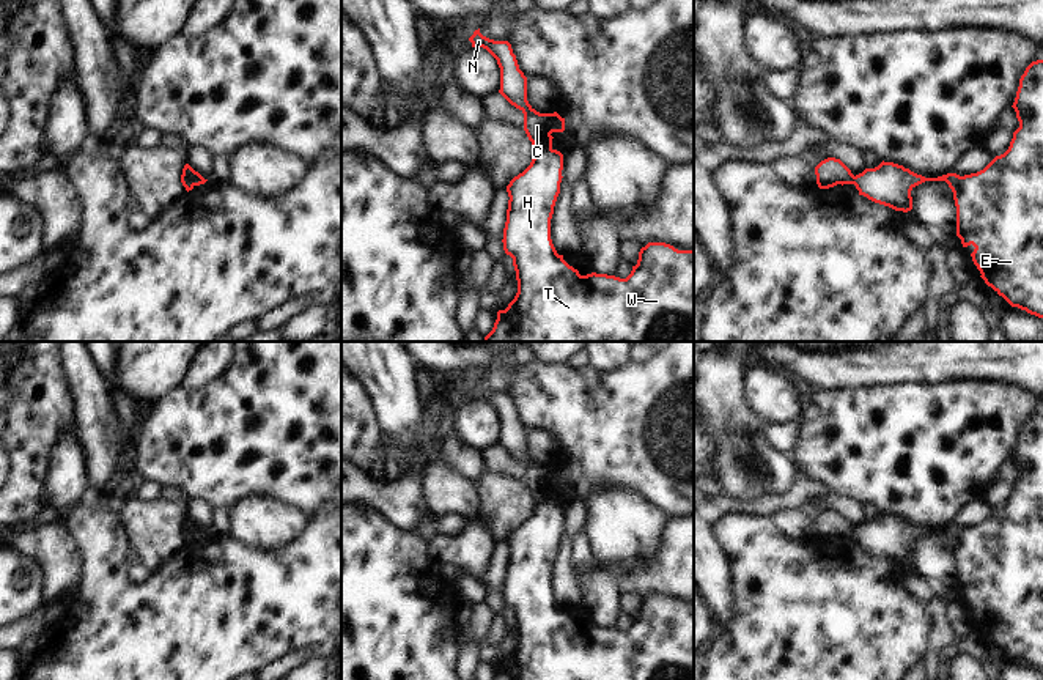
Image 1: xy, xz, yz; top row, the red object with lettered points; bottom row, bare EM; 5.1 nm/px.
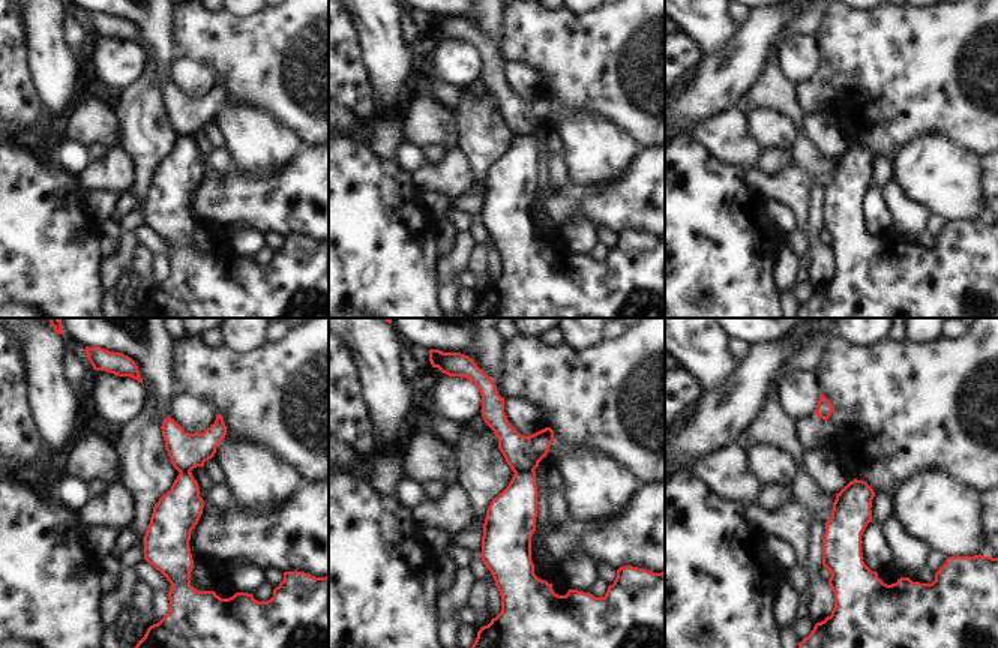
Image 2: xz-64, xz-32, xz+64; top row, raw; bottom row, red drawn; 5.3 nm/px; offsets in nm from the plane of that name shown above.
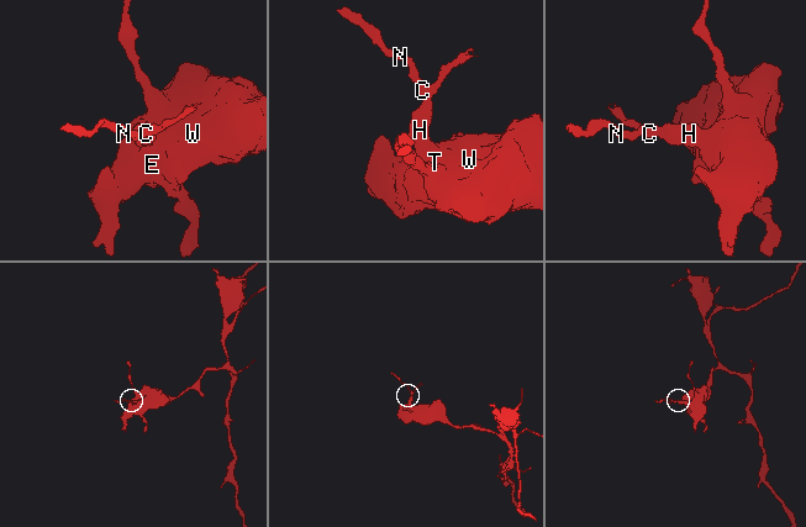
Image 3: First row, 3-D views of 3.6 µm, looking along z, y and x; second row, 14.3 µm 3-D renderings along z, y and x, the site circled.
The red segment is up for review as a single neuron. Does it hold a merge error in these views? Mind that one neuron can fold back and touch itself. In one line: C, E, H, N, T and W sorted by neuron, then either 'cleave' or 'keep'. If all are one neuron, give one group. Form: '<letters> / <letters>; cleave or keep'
C N / E H T W; cleave

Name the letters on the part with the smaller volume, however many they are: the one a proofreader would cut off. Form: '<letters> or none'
C, N

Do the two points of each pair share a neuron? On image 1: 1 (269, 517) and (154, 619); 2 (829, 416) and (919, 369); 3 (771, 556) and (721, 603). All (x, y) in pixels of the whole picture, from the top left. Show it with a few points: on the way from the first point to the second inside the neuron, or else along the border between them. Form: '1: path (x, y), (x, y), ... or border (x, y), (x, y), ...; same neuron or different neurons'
1: border (228, 537), (255, 546), (277, 548); different neurons
2: border (922, 383), (872, 384), (850, 392); different neurons
3: border (726, 558), (733, 617), (724, 628); different neurons

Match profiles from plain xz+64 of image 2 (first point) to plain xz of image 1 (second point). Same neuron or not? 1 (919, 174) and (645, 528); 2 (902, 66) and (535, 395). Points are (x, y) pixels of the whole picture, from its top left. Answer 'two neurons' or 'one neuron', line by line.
1: one neuron
2: one neuron

